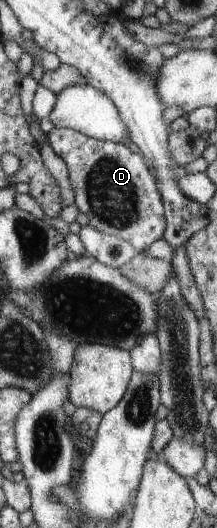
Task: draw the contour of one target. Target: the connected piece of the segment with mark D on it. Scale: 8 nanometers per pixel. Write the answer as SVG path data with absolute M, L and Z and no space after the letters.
M52 128L47 137L52 150L68 167L70 184L76 195L75 204L80 213L89 218L88 227L128 242L138 253L142 253L152 243L164 238L165 230L168 228L164 200L161 198L156 179L150 174L142 155L131 152L124 144L91 138L70 128Z

